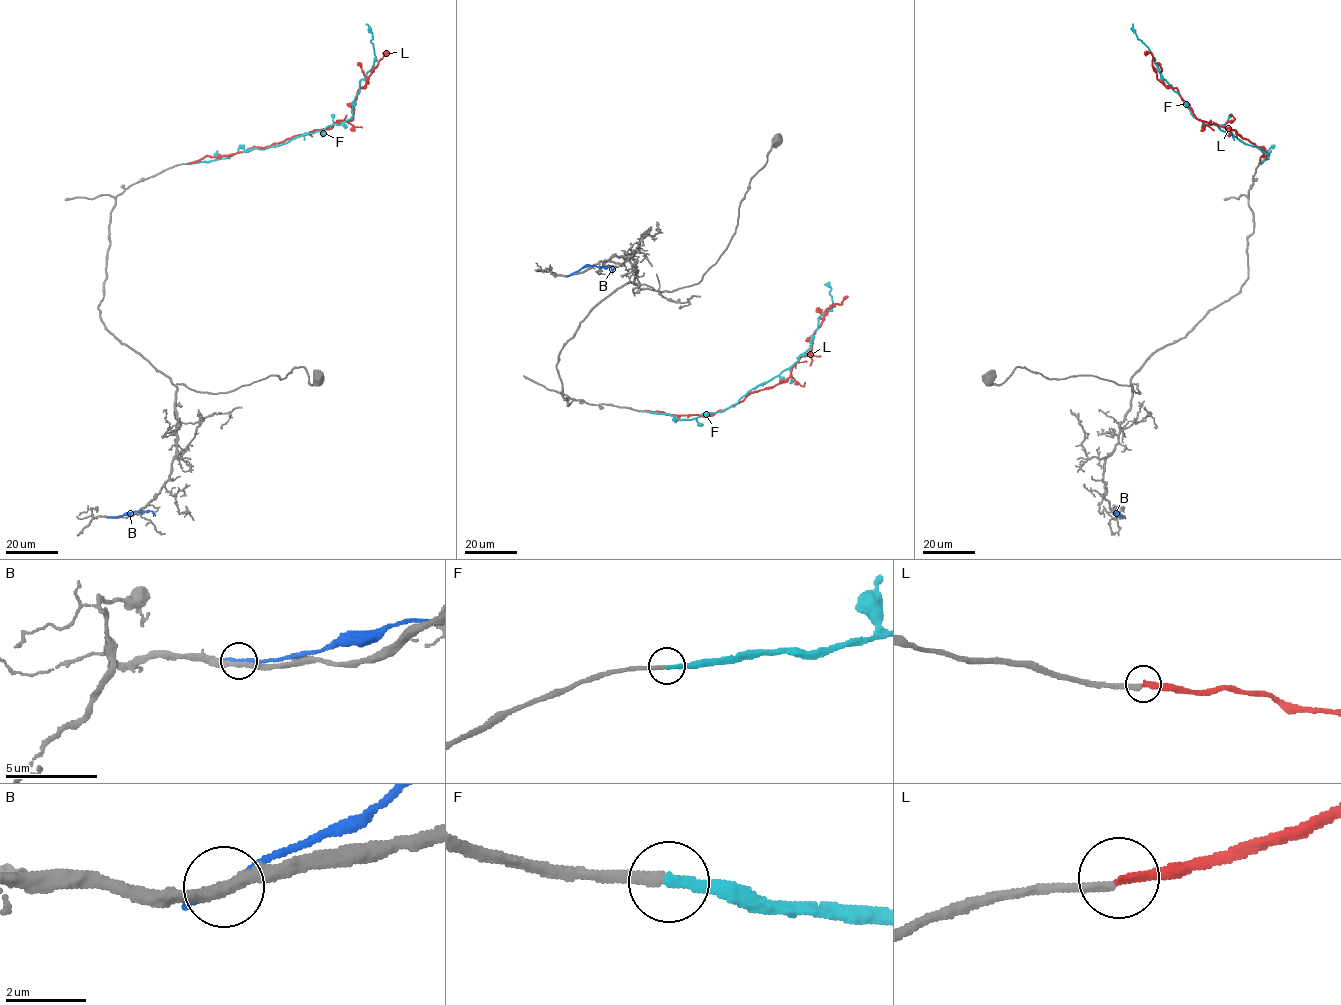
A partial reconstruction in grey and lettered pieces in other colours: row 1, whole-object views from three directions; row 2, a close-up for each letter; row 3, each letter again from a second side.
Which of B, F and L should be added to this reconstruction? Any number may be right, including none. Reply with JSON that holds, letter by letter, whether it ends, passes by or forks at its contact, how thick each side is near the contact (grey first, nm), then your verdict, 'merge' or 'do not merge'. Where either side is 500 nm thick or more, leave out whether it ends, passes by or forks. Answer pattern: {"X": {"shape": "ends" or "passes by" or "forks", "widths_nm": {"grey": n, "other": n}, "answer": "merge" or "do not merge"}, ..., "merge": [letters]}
{"B": {"shape": "ends", "widths_nm": {"grey": 280, "other": 220}, "answer": "do not merge"}, "F": {"shape": "ends", "widths_nm": {"grey": 240, "other": 240}, "answer": "merge"}, "L": {"shape": "ends", "widths_nm": {"grey": 240, "other": 240}, "answer": "do not merge"}, "merge": ["F"]}

